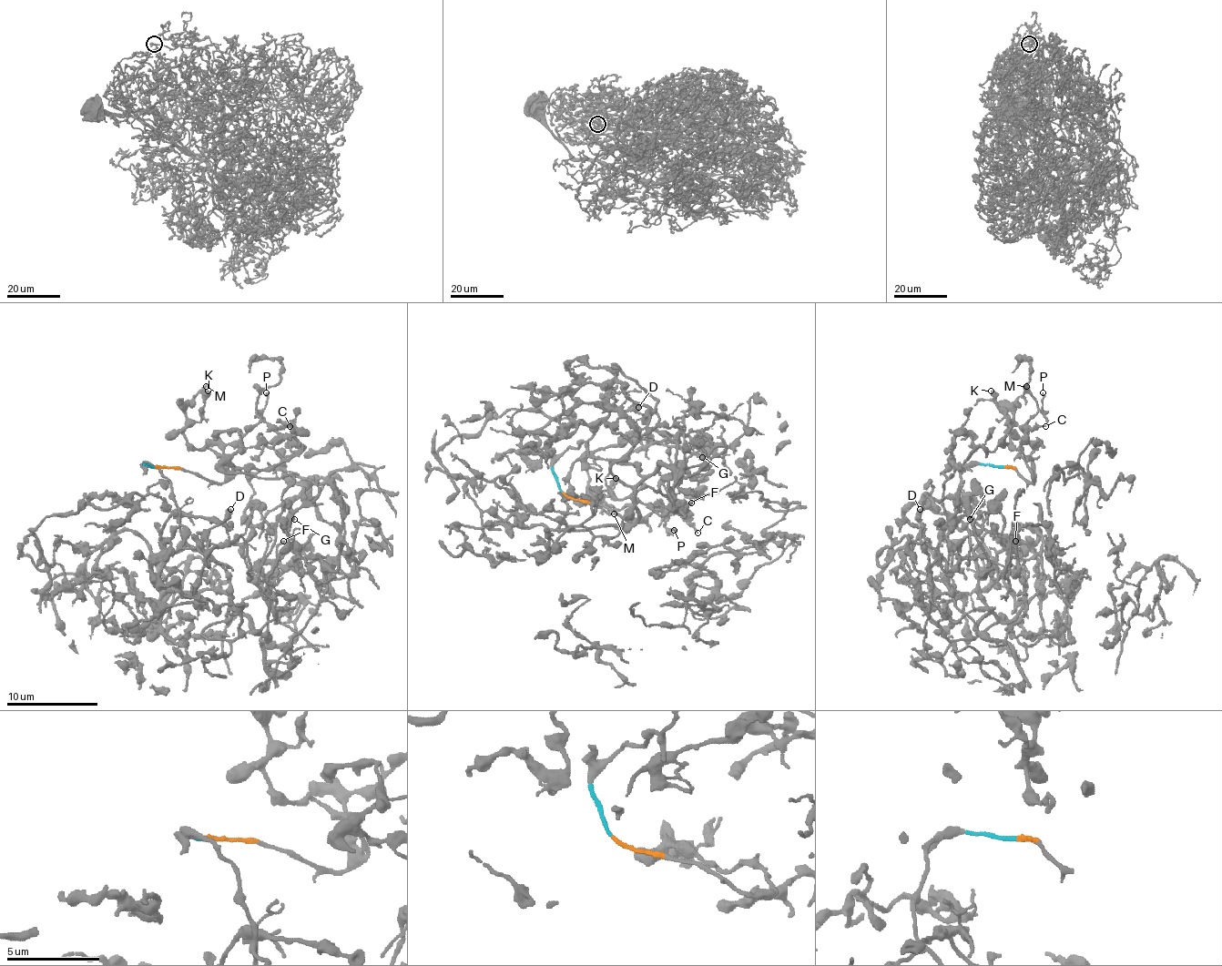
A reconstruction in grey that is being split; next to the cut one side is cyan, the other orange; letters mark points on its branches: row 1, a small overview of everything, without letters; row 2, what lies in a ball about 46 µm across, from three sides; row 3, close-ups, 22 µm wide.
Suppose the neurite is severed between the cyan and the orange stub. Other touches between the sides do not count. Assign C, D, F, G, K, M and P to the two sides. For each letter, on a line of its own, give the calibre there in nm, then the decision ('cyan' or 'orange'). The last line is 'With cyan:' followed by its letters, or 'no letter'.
C: 140 nm | orange
D: 480 nm | cyan
F: 200 nm | cyan
G: 150 nm | cyan
K: 500 nm | orange
M: 220 nm | orange
P: 150 nm | orange
With cyan: D, F, G

